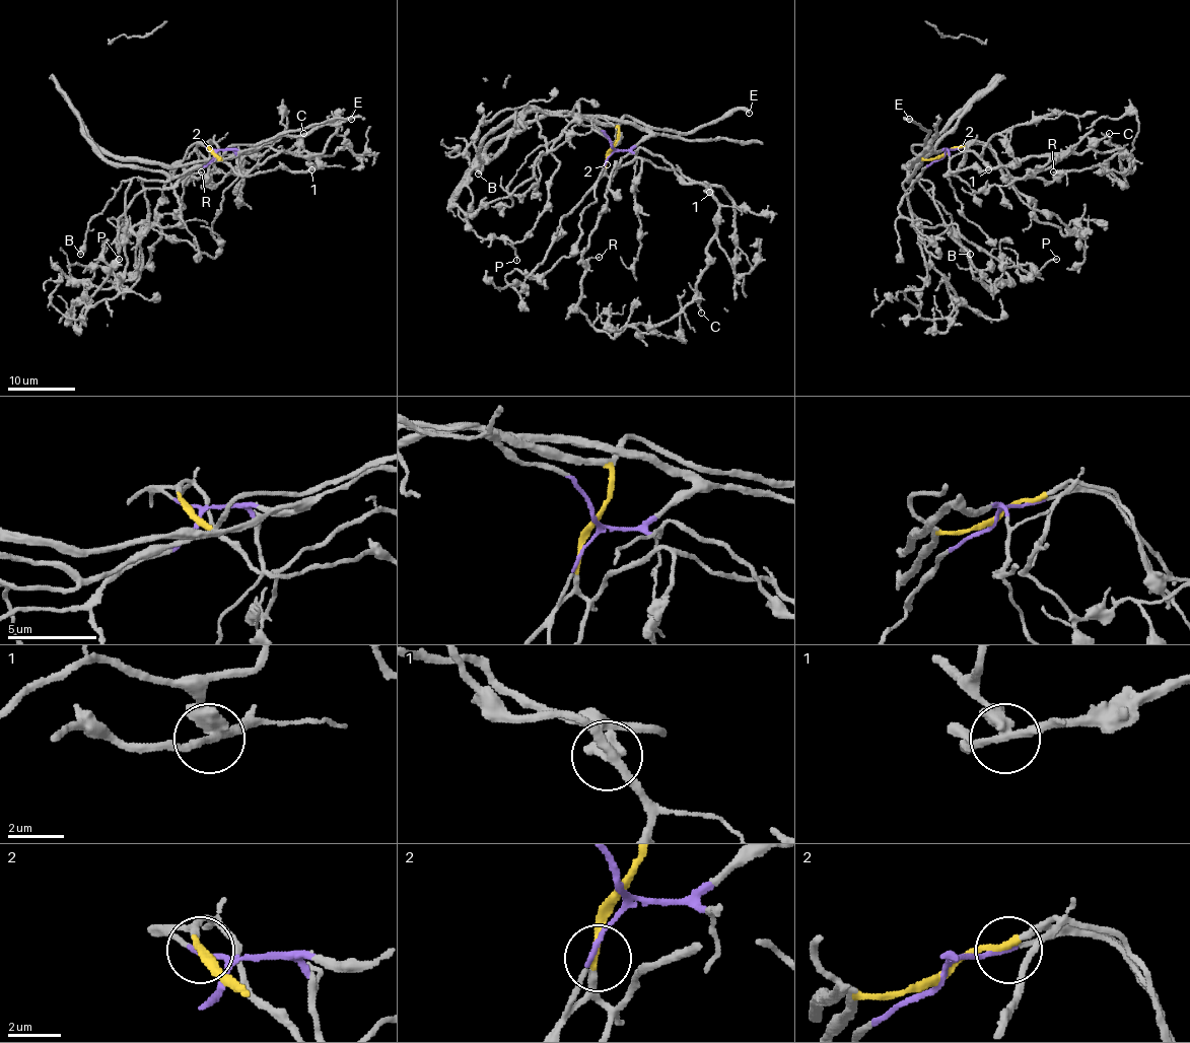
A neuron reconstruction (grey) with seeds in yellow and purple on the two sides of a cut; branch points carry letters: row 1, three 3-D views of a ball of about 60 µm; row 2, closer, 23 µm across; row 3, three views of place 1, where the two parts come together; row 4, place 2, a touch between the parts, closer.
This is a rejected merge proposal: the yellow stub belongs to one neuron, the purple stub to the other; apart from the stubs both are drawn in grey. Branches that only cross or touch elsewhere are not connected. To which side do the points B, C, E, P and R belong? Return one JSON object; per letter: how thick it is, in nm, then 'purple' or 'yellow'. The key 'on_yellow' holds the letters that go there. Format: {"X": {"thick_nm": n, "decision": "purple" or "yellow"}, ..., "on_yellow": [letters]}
{"B": {"thick_nm": 550, "decision": "yellow"}, "C": {"thick_nm": 130, "decision": "purple"}, "E": {"thick_nm": 260, "decision": "yellow"}, "P": {"thick_nm": 130, "decision": "purple"}, "R": {"thick_nm": 100, "decision": "yellow"}, "on_yellow": ["B", "E", "R"]}

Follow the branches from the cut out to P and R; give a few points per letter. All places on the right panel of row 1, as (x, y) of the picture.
P: (944, 154), (912, 183), (899, 212), (917, 225), (953, 223), (971, 242), (1003, 262), (1037, 274), (1057, 259)
R: (944, 154), (971, 141), (981, 141), (996, 154), (999, 169), (1004, 175), (1050, 182), (1057, 177), (1053, 171)

